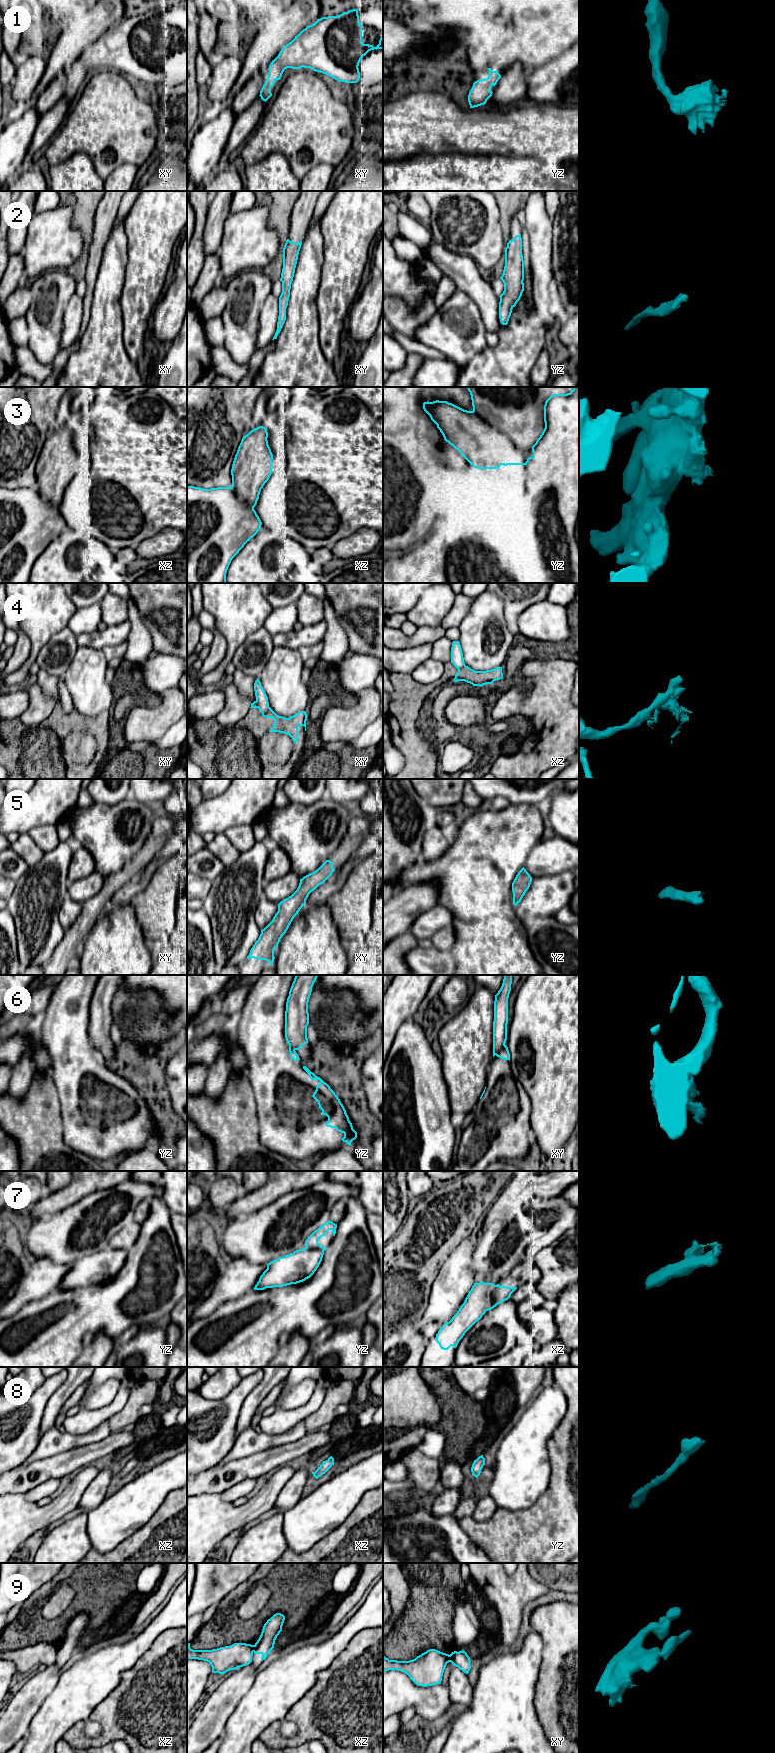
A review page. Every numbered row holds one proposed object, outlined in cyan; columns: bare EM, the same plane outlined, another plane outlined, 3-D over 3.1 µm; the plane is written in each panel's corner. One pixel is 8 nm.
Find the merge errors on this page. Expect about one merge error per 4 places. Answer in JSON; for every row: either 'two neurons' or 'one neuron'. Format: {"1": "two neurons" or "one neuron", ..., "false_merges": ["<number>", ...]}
{"1": "one neuron", "2": "one neuron", "3": "one neuron", "4": "two neurons", "5": "one neuron", "6": "two neurons", "7": "two neurons", "8": "one neuron", "9": "two neurons", "false_merges": ["4", "6", "7", "9"]}

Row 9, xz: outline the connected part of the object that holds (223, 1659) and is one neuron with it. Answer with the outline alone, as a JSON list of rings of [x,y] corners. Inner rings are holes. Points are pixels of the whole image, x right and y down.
[[[187,1643],[187,1659],[207,1661],[212,1667],[212,1673],[224,1674],[249,1665],[252,1662],[253,1647],[251,1644],[234,1643],[212,1650],[193,1650],[190,1643]]]

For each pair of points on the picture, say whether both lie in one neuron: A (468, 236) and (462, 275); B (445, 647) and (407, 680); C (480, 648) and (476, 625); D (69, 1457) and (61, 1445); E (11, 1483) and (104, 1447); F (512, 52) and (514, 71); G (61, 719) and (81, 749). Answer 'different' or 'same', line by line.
A: different
B: different
C: same
D: different
E: same
F: different
G: same

